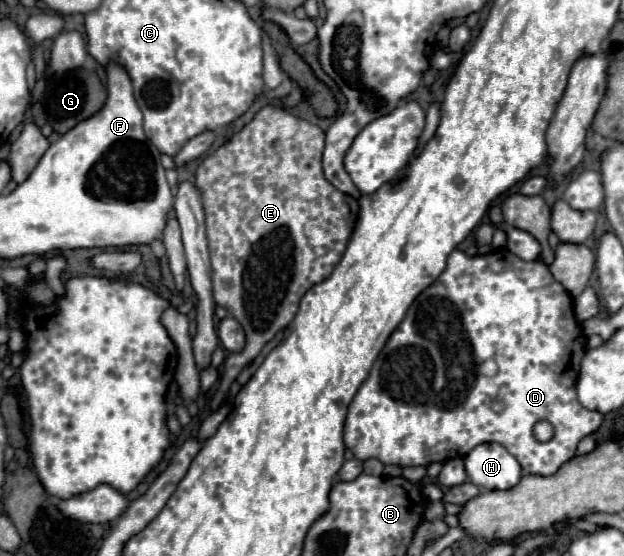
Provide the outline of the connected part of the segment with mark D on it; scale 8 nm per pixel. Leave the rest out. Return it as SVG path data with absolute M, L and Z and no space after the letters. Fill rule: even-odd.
M455 250L447 260L445 272L427 290L423 290L415 298L415 302L407 310L405 320L397 326L397 330L391 334L391 338L387 340L385 348L381 350L379 358L375 360L375 366L371 368L369 378L363 382L363 386L355 394L355 398L353 398L351 406L349 406L347 420L345 420L345 432L343 432L345 446L359 460L377 458L383 464L397 464L397 466L405 468L405 466L429 466L433 462L445 462L445 460L451 460L451 458L465 458L475 446L479 446L483 442L497 442L497 444L503 444L519 460L519 464L521 464L525 474L551 476L565 462L569 462L573 458L573 454L577 450L577 444L585 436L597 432L597 428L603 424L603 414L601 412L587 410L577 400L577 376L579 376L581 358L583 358L583 354L587 350L585 346L587 346L587 338L583 336L583 330L581 330L581 326L579 326L579 322L575 318L571 296L561 286L561 282L557 282L551 276L549 268L543 262L525 262L525 260L517 258L515 254L511 254L509 250L495 250L495 252L485 254L485 256L467 256L467 254L459 252L459 250ZM485 360L495 360L495 364L499 366L499 374L495 374L493 378L483 376L479 372L479 366ZM539 420L547 420L555 428L555 438L551 438L549 442L537 442L535 436L533 436L533 426Z

